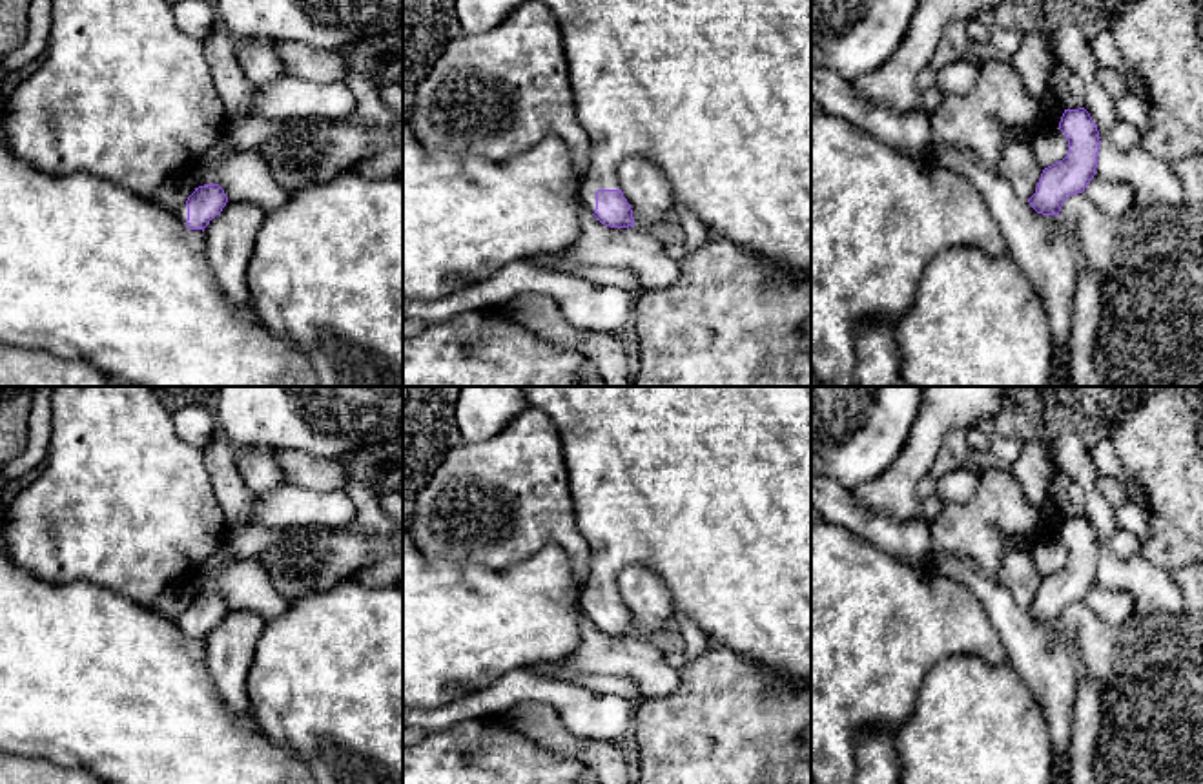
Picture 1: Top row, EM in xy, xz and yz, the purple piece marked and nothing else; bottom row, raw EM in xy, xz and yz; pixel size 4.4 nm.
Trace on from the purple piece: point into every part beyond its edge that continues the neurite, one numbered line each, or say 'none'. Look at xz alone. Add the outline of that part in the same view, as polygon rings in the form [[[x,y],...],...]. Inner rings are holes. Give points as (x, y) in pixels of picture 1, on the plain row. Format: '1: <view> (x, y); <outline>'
1: xz (708, 485); [[[521,387],[530,407],[545,412],[560,430],[569,485],[574,501],[576,527],[591,549],[591,573],[581,585],[580,605],[591,622],[598,598],[618,598],[616,578],[632,565],[651,567],[671,589],[673,607],[685,613],[709,638],[711,647],[725,647],[747,660],[778,673],[795,686],[811,686],[811,387]]]

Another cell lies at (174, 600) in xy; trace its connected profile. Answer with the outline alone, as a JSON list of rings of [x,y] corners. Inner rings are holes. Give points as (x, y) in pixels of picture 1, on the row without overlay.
[[[191,578],[166,587],[155,602],[155,609],[166,614],[171,620],[177,620],[188,605],[195,600],[195,589]]]

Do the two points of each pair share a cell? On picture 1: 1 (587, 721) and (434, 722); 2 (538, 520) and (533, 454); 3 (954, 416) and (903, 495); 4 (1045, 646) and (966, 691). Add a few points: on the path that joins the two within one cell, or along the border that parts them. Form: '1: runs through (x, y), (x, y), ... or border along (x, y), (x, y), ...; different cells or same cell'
1: runs through (549, 691), (507, 691), (491, 702), (472, 706); same cell
2: runs through (533, 504), (533, 471); same cell
3: runs through (934, 434), (904, 474); same cell
4: border along (1007, 660), (1036, 701); different cells

